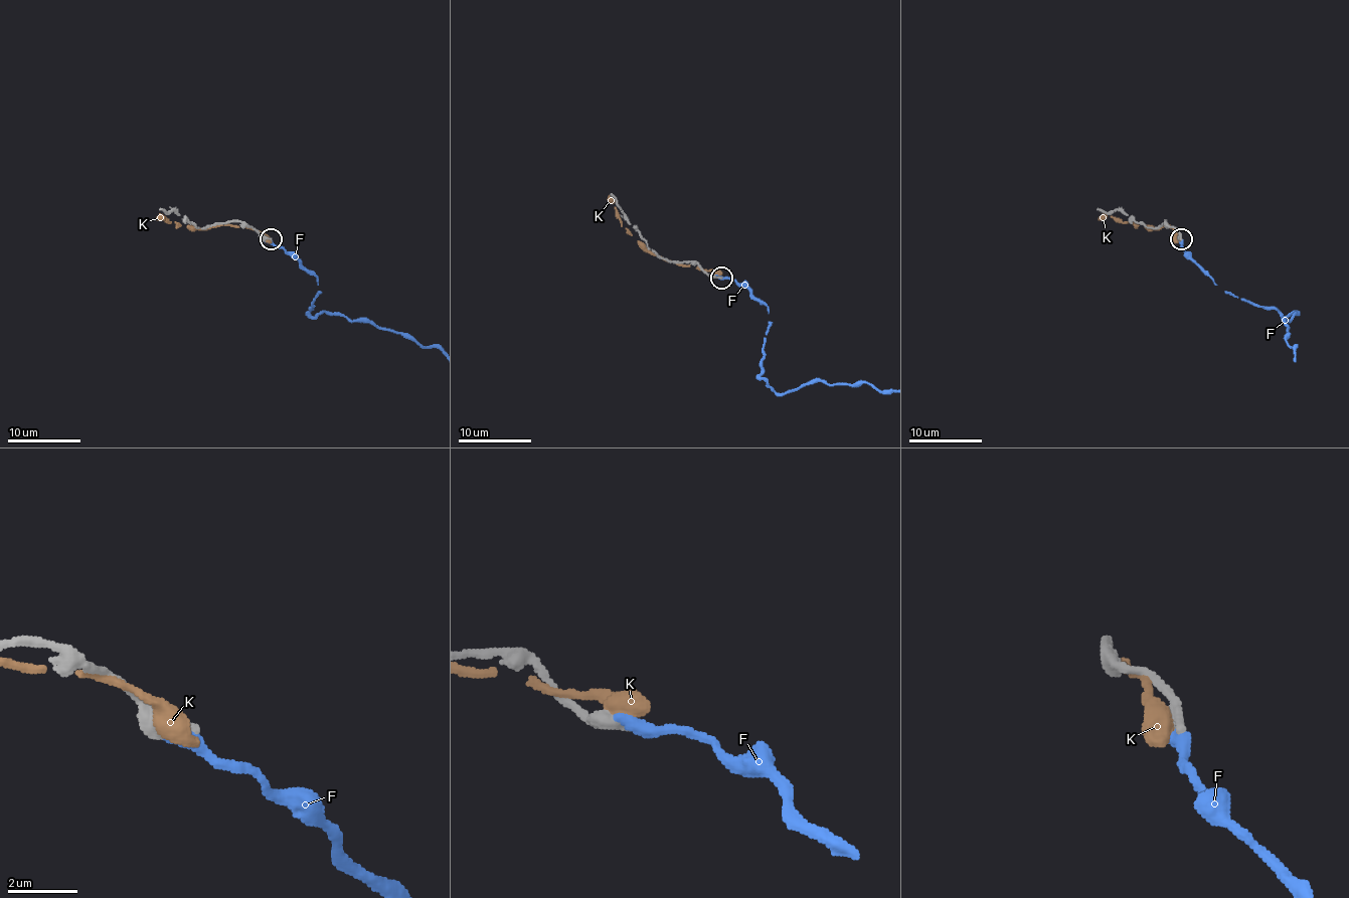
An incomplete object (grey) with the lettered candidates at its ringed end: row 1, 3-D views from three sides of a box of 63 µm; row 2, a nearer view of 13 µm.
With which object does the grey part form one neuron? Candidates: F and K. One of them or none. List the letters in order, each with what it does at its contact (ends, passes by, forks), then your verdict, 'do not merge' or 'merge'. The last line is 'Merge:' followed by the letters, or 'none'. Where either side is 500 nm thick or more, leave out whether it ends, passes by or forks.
F: do not merge
K: do not merge
Merge: none

